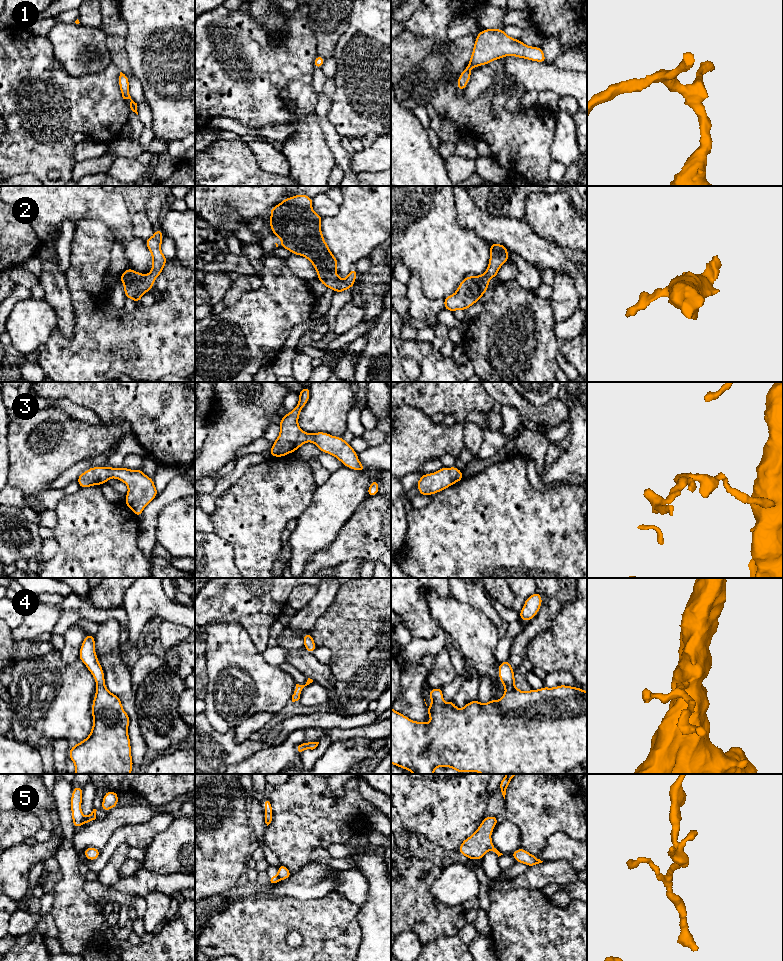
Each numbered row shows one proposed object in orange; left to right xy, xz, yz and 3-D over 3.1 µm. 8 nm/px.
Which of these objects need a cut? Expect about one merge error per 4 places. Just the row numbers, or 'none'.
5

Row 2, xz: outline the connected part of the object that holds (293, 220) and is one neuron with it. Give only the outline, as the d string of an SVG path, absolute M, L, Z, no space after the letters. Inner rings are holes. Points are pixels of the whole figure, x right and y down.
M305 194L285 198L270 210L268 223L272 234L282 239L281 247L307 258L317 272L317 279L326 288L340 293L354 286L358 271L350 269L345 279L337 275L337 259L321 231L322 216L313 211L312 204L313 198Z

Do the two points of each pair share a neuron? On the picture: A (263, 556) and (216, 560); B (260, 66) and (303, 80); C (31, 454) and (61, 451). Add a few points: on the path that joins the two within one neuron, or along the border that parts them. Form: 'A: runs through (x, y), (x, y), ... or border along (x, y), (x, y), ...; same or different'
A: border along (222, 538), (231, 546), (233, 563), (237, 567); different
B: runs through (271, 66), (287, 66), (292, 71); same
C: runs through (38, 456), (51, 454), (54, 451); same

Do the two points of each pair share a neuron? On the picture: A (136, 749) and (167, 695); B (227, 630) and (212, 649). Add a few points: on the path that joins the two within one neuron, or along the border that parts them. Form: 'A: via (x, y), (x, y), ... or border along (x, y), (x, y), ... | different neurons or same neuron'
A: border along (137, 714), (139, 732), (148, 748) | different neurons
B: via (221, 632), (212, 643) | same neuron

